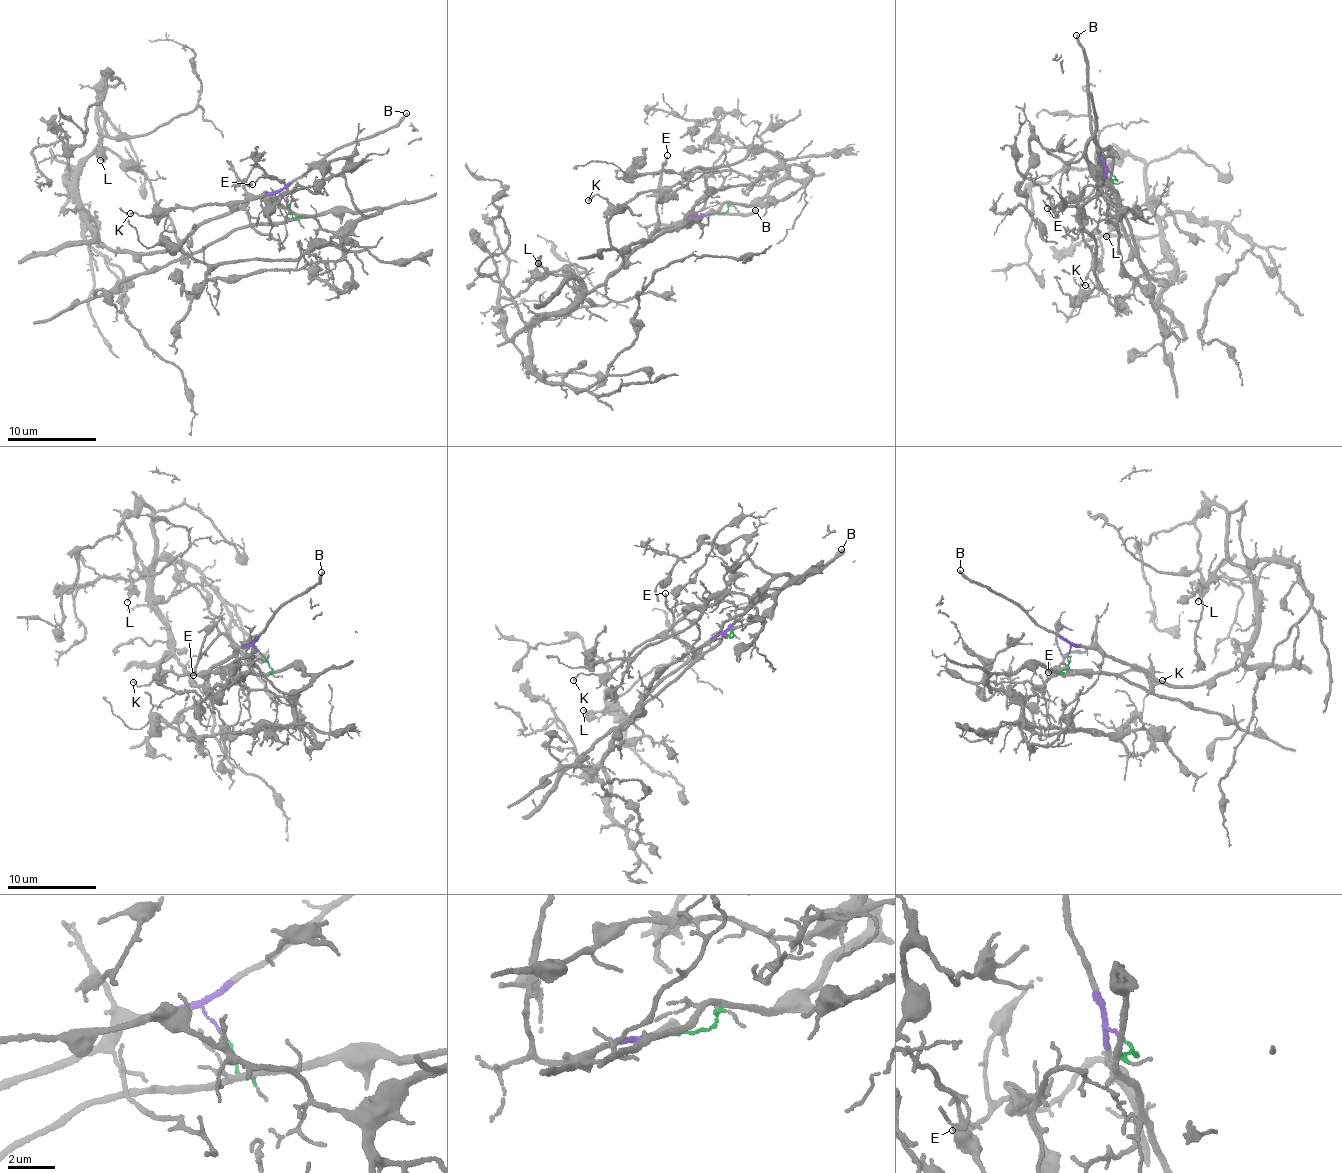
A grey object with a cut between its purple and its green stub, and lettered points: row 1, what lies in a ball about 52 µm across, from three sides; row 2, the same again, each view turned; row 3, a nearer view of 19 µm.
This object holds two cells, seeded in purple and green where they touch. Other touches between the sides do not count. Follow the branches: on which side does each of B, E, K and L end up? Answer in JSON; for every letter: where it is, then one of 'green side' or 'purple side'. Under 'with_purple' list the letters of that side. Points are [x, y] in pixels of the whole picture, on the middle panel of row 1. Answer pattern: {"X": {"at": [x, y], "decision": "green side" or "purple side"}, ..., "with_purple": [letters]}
{"B": {"at": [755, 210], "decision": "purple side"}, "E": {"at": [667, 155], "decision": "purple side"}, "K": {"at": [588, 200], "decision": "green side"}, "L": {"at": [538, 263], "decision": "purple side"}, "with_purple": ["B", "E", "L"]}

